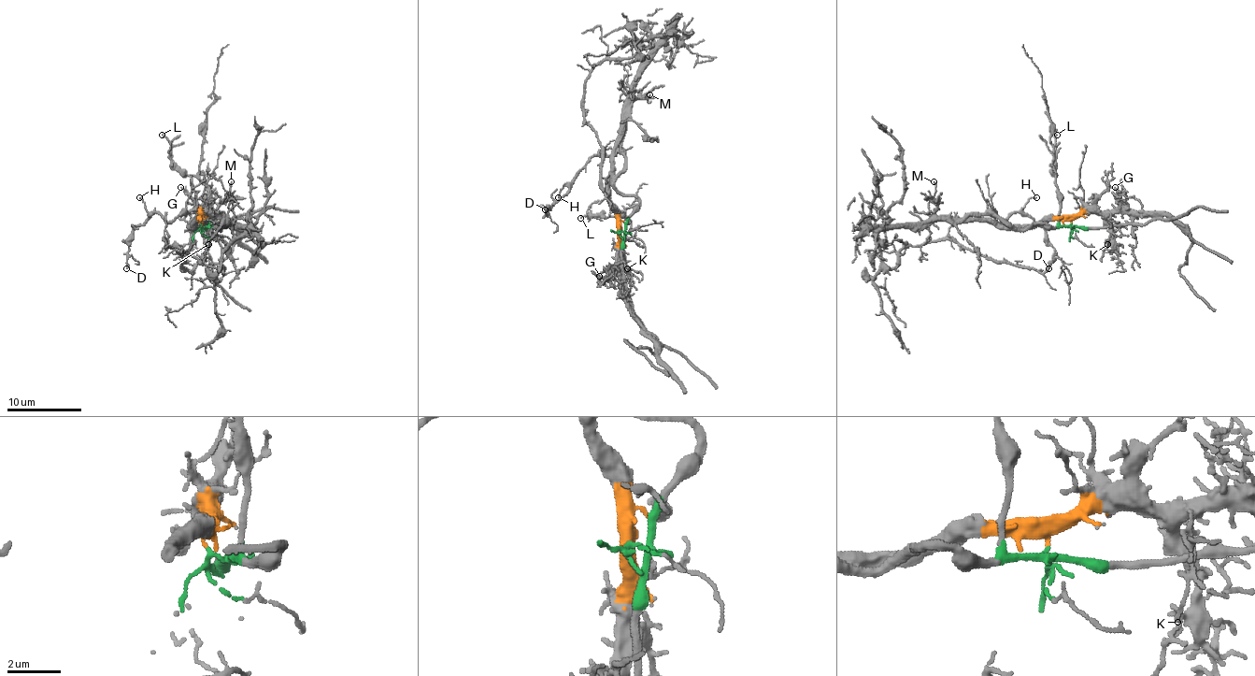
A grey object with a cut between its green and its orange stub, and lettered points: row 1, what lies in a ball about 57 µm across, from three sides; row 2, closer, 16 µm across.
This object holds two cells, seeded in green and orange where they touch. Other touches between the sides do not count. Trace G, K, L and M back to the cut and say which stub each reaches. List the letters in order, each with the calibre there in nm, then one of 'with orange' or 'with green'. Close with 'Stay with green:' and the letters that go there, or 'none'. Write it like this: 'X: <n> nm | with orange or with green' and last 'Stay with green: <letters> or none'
G: 120 nm | with orange
K: 100 nm | with orange
L: 100 nm | with green
M: 110 nm | with orange
Stay with green: L

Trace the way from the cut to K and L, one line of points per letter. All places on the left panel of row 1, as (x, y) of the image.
K: (200, 223), (200, 212), (211, 227), (209, 244)
L: (200, 223), (209, 223), (211, 192), (196, 177), (187, 175), (176, 164), (172, 144), (163, 135)

